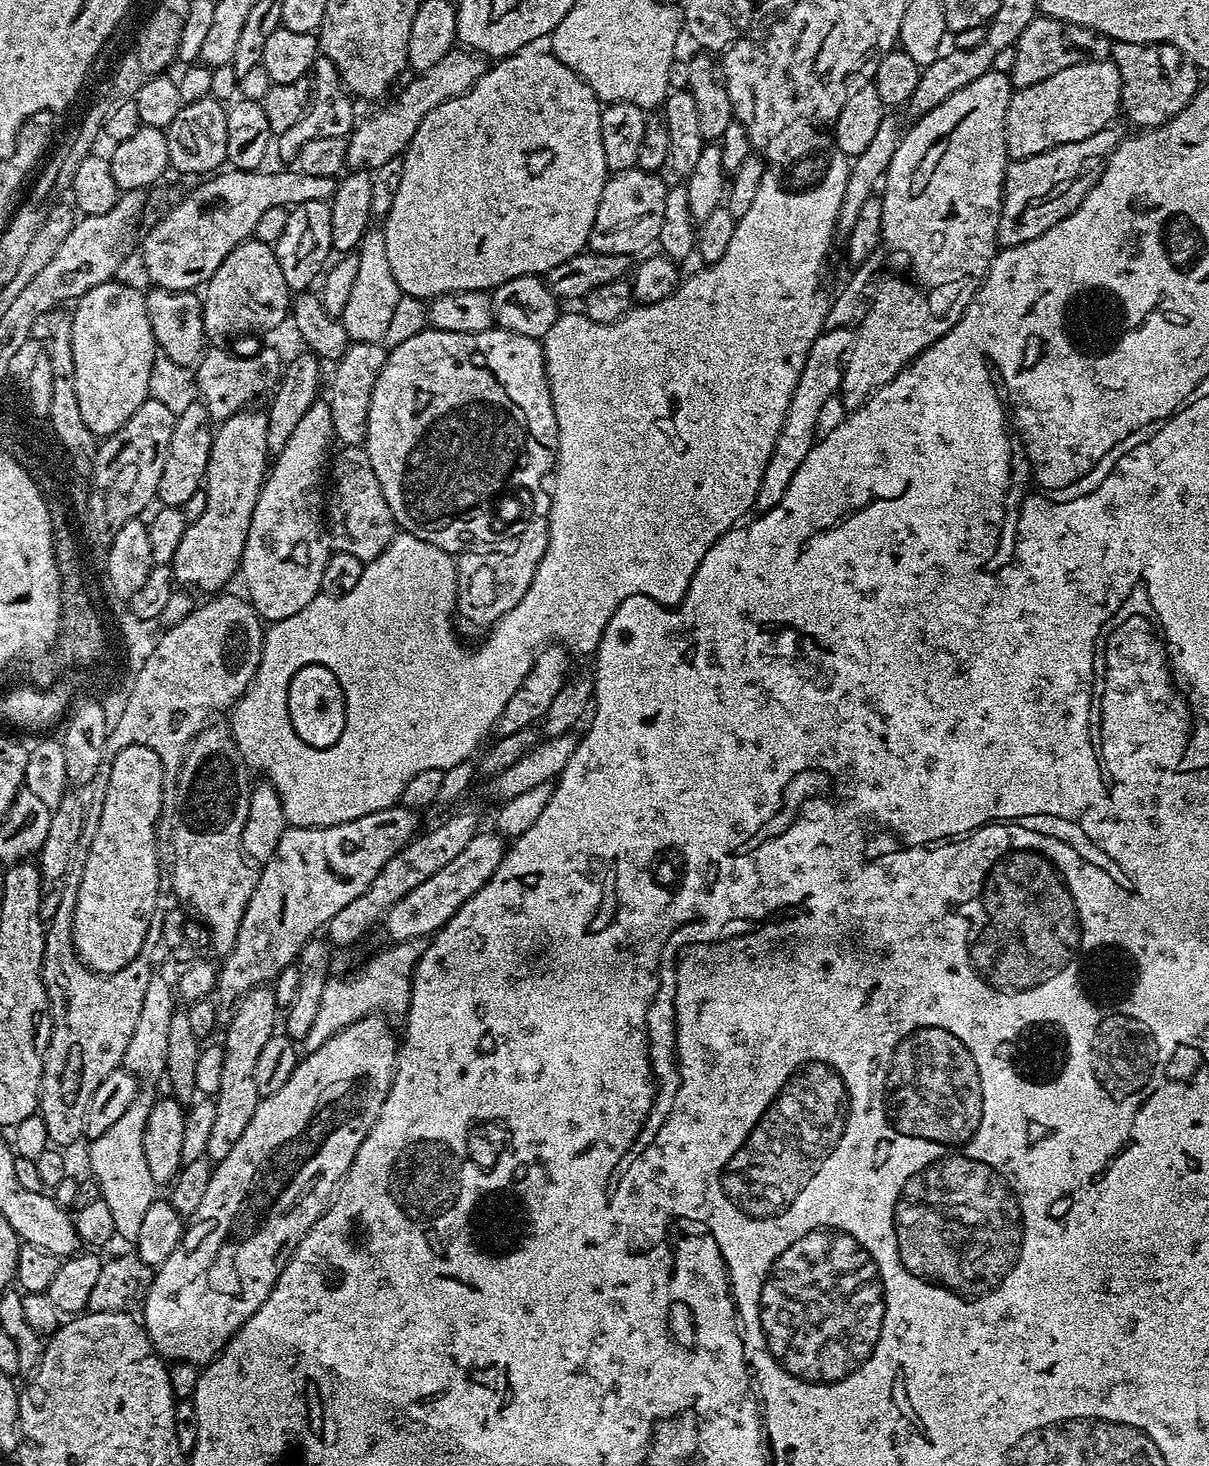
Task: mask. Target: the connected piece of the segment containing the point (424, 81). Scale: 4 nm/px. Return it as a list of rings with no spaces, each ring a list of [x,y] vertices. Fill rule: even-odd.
[[[453,50],[435,66],[413,75],[413,80],[397,94],[393,104],[386,105],[377,116],[368,116],[365,120],[363,117],[352,129],[351,136],[347,137],[347,167],[352,170],[375,170],[393,163],[407,149],[418,126],[422,126],[422,118],[426,118],[430,110],[442,106],[442,102],[469,92],[481,83],[485,71],[485,57],[471,50]]]

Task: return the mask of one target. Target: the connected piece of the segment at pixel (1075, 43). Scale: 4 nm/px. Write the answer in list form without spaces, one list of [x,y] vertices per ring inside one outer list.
[[[1037,14],[1026,26],[1026,30],[1022,30],[1014,45],[1014,70],[1010,73],[1012,87],[1020,89],[1033,86],[1068,66],[1085,60],[1106,60],[1111,54],[1112,44],[1108,37],[1093,28]]]

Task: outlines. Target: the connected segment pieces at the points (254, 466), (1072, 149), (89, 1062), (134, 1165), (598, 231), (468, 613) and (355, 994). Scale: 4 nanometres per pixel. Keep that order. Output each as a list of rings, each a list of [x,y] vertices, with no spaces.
[[[245,410],[236,412],[230,418],[219,421],[215,429],[210,458],[204,471],[203,487],[206,490],[206,511],[202,518],[191,521],[182,534],[182,543],[178,545],[178,554],[174,554],[172,563],[172,578],[177,585],[187,586],[197,593],[216,594],[232,575],[237,575],[240,560],[244,557],[246,538],[250,530],[250,518],[254,514],[254,506],[258,502],[260,487],[264,484],[270,467],[270,455],[267,448],[267,418],[263,411]]]
[[[1115,127],[1103,128],[1100,132],[1083,138],[1082,141],[1056,145],[1044,153],[1034,154],[1025,160],[1012,160],[1004,179],[1002,214],[996,231],[1000,248],[1013,248],[1038,234],[1046,234],[1050,226],[1066,218],[1090,194],[1104,169],[1104,162],[1116,149],[1118,135]]]
[[[64,886],[63,899],[51,920],[47,921],[44,934],[42,978],[52,1013],[52,1033],[44,1055],[38,1115],[45,1122],[49,1141],[56,1146],[72,1144],[84,1136],[84,1115],[90,1106],[90,1098],[94,1098],[94,1090],[102,1086],[102,1078],[106,1078],[106,1074],[123,1065],[126,1046],[134,1035],[134,1025],[138,1023],[138,1014],[142,1011],[142,998],[146,995],[146,986],[150,986],[150,978],[154,975],[152,960],[148,957],[147,951],[138,953],[134,962],[122,966],[122,970],[117,972],[105,974],[93,972],[91,968],[86,967],[76,955],[76,947],[72,945],[72,915],[75,901],[75,887]]]
[[[136,1095],[134,1102],[130,1102],[130,1110],[126,1110],[128,1116],[122,1114],[124,1120],[118,1118],[118,1122],[114,1122],[106,1134],[87,1145],[91,1179],[100,1188],[100,1199],[110,1206],[116,1236],[128,1242],[136,1241],[138,1230],[146,1218],[146,1210],[150,1210],[158,1198],[158,1185],[154,1178],[150,1178],[150,1170],[146,1167],[146,1150],[142,1150],[142,1134],[146,1130],[153,1103],[153,1097]]]
[[[638,167],[611,173],[606,186],[602,186],[602,198],[598,202],[598,214],[594,214],[594,226],[590,230],[587,247],[598,254],[622,254],[629,258],[635,257],[635,252],[643,253],[648,250],[643,248],[648,248],[651,244],[653,247],[660,238],[662,218],[666,211],[666,194],[669,189],[662,177],[663,175]]]
[[[541,518],[530,522],[530,526],[526,526],[526,530],[522,530],[520,536],[515,537],[514,545],[509,552],[500,552],[504,550],[469,550],[459,553],[455,557],[456,565],[456,607],[455,611],[468,624],[473,624],[476,628],[488,628],[499,625],[500,619],[510,610],[514,610],[514,606],[518,606],[518,602],[522,602],[522,598],[526,594],[526,590],[530,590],[530,582],[534,578],[534,574],[538,570],[538,562],[542,562],[542,554],[546,554],[546,546],[548,545],[548,521]]]
[[[418,939],[392,942],[387,946],[389,948],[382,949],[361,972],[356,972],[353,976],[337,975],[328,979],[326,990],[322,990],[318,1014],[310,1026],[310,1034],[306,1034],[302,1041],[305,1053],[318,1050],[322,1042],[326,1042],[334,1034],[338,1034],[343,1028],[358,1022],[364,1016],[389,1014],[388,1012],[407,1013],[412,993],[412,972],[422,958],[426,944],[423,939]]]

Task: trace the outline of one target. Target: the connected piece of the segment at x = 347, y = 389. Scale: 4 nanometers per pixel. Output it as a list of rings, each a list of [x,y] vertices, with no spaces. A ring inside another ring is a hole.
[[[357,340],[349,343],[342,358],[335,361],[332,381],[326,384],[326,399],[330,406],[332,434],[341,445],[359,448],[367,441],[370,398],[374,398],[374,382],[378,382],[378,374],[382,374],[382,366],[386,366],[389,353],[384,346],[380,342]]]

